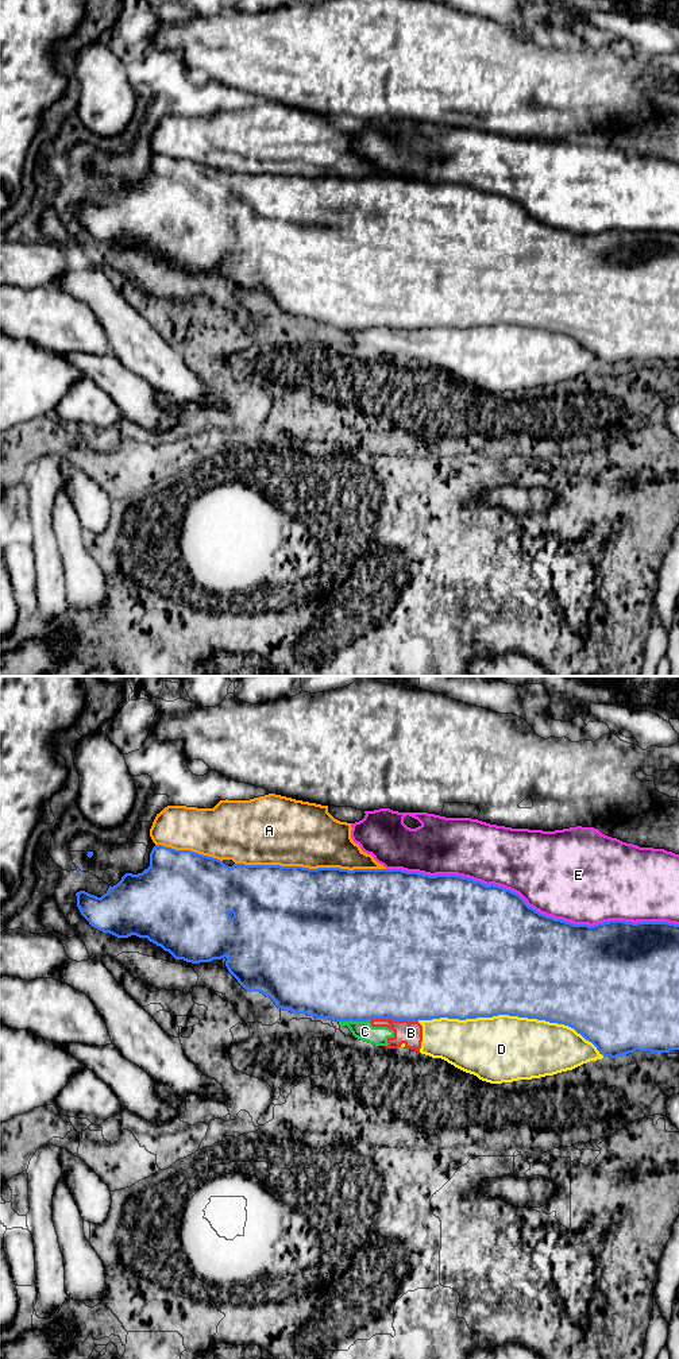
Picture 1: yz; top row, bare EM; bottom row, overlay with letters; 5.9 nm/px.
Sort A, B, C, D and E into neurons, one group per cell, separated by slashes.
A / B C D / E

